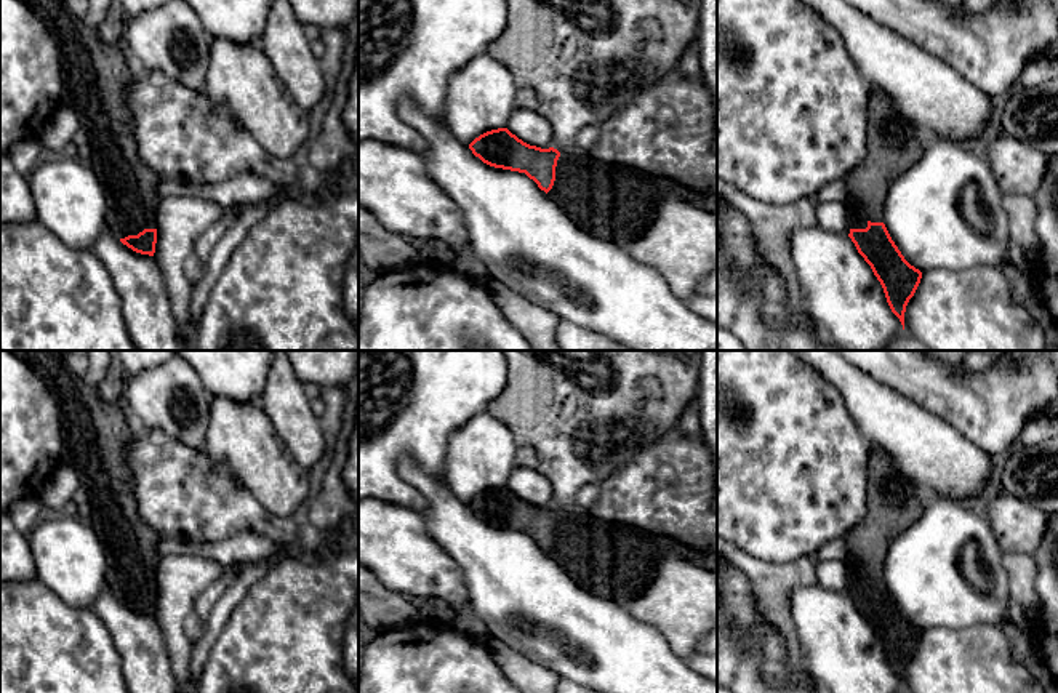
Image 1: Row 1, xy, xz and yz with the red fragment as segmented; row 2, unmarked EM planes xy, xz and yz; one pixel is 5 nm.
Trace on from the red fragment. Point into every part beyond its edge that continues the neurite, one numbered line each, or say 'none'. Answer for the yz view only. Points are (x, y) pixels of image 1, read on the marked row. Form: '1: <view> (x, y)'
1: yz (892, 144)

